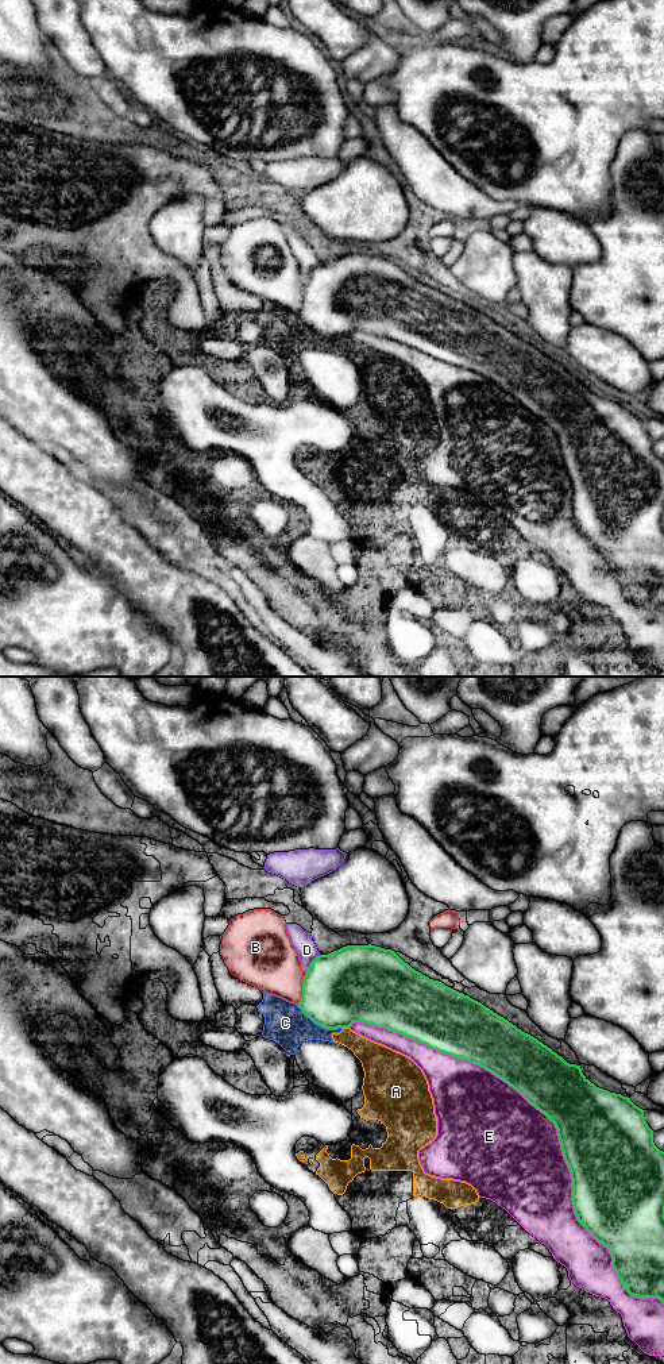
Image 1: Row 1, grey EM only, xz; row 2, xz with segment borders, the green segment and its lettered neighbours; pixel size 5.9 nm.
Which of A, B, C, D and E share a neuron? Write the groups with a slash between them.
A C / B / D / E

